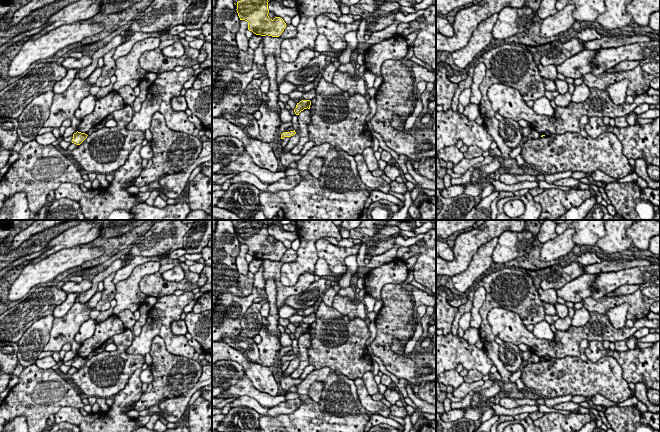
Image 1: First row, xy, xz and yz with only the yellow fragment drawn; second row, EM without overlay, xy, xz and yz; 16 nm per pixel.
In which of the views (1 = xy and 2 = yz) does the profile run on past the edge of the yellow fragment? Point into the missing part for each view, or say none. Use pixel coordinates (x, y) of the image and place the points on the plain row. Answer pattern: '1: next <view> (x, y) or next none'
1: next none
2: next none

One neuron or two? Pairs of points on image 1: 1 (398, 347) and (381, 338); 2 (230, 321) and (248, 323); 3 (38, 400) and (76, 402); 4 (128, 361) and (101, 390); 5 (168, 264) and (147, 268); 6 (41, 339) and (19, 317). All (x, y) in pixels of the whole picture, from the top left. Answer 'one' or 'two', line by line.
1: two
2: two
3: one
4: one
5: two
6: two

